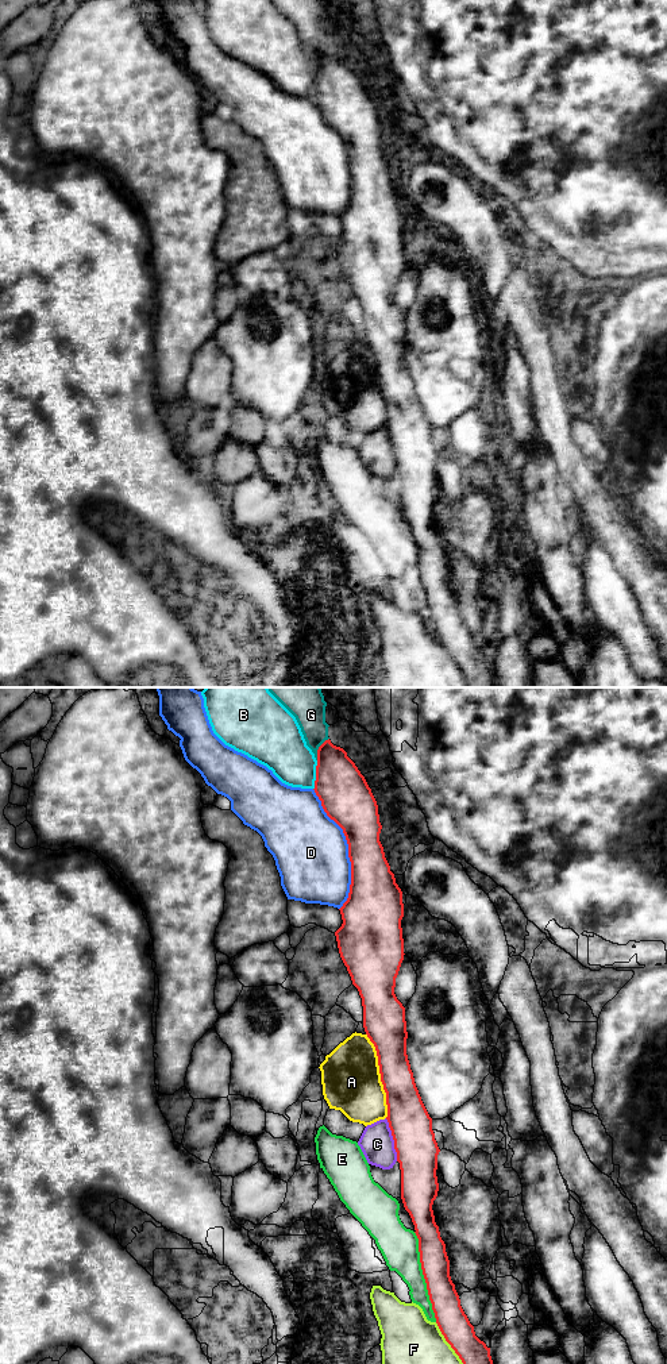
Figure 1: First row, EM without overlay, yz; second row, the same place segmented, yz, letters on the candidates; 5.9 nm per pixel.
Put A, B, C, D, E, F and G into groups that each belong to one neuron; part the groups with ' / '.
A C / B / D / E F / G

